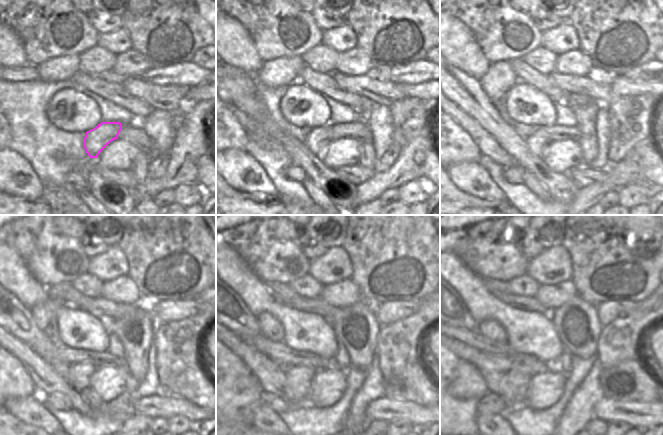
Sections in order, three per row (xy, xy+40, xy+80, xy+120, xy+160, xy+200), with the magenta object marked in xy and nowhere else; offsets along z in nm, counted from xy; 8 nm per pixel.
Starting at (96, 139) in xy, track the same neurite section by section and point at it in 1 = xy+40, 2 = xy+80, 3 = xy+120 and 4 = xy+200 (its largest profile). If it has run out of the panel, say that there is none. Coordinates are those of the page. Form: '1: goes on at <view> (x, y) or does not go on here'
1: goes on at xy+40 (317, 140)
2: goes on at xy+80 (536, 143)
3: goes on at xy+120 (79, 375)
4: goes on at xy+200 (516, 384)

